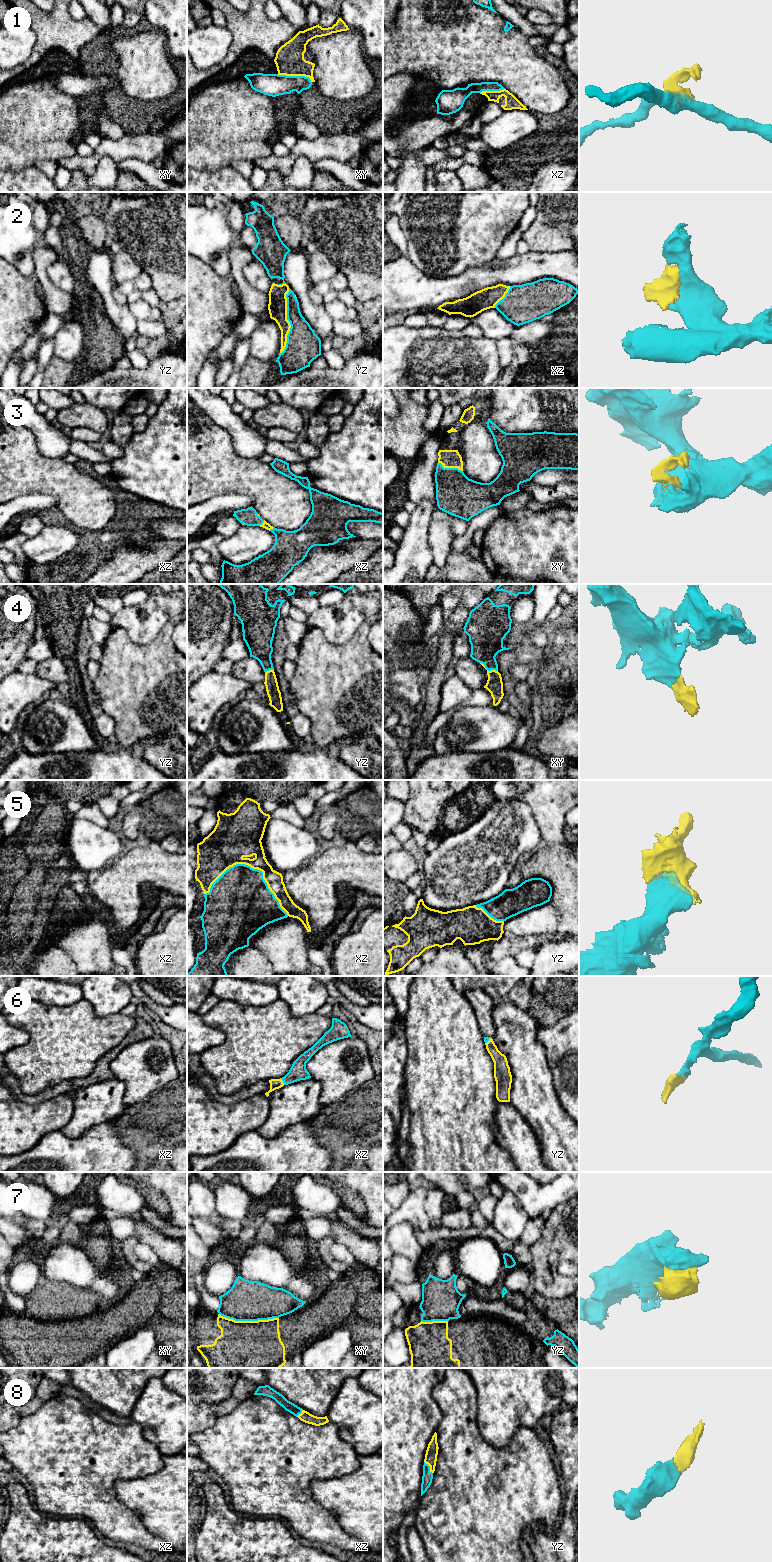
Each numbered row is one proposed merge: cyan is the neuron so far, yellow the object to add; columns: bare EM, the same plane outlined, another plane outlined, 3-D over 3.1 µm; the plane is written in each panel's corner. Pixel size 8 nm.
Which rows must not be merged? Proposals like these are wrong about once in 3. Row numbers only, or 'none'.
1, 7

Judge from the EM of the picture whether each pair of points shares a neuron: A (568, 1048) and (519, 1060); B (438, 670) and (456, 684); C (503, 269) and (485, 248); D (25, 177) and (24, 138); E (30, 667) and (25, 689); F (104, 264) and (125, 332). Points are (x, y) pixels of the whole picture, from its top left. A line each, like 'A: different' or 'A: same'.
A: different
B: different
C: different
D: different
E: different
F: same

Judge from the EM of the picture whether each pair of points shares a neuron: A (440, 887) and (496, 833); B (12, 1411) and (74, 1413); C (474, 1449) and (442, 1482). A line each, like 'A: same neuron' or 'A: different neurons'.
A: same neuron
B: different neurons
C: same neuron

